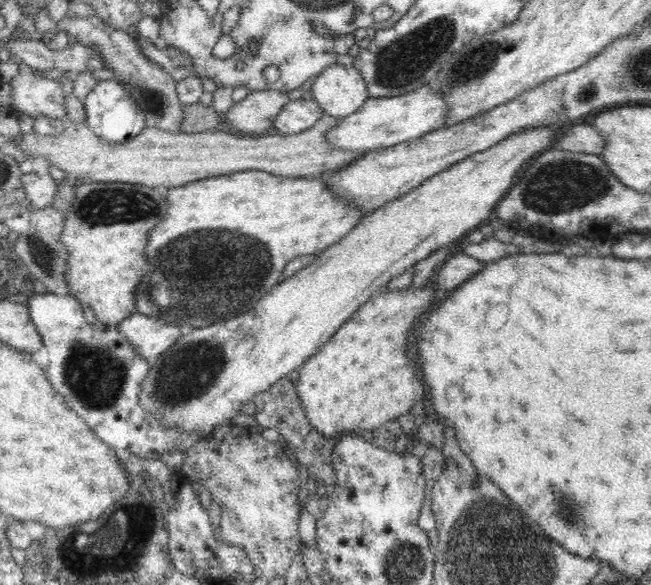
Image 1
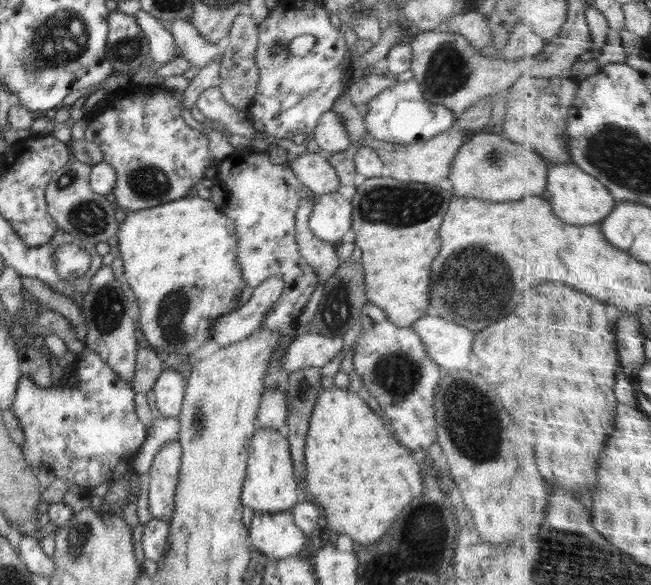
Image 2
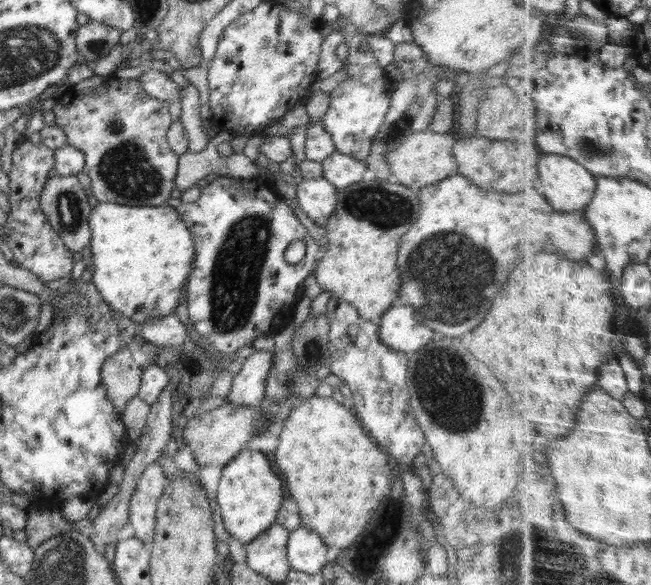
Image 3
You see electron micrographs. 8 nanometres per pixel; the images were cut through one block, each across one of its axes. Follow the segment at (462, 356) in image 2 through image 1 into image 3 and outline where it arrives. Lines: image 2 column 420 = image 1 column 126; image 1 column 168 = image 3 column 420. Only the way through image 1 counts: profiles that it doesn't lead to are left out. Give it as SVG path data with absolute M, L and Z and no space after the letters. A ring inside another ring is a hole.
M392 303L379 325L380 340L396 351L416 352L432 340L434 331L420 324L412 306Z

